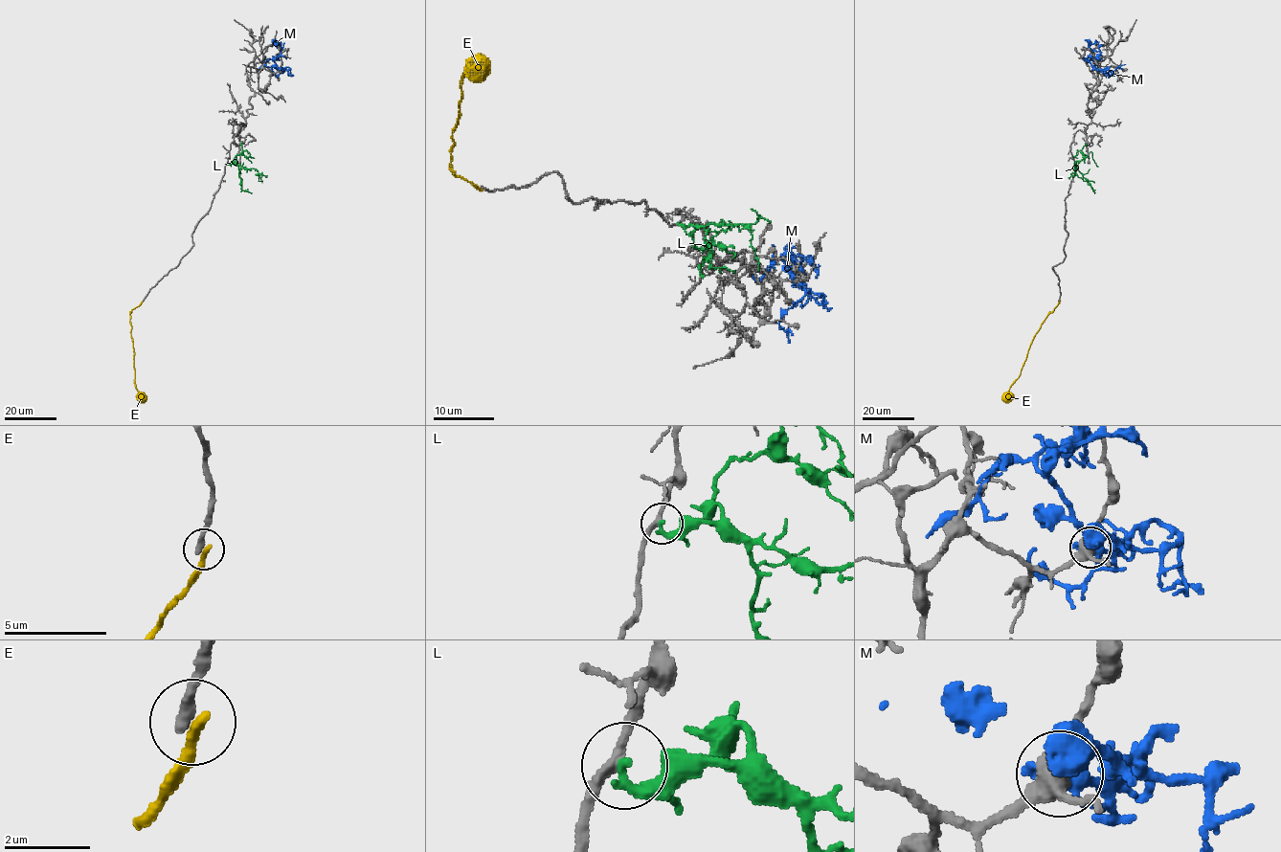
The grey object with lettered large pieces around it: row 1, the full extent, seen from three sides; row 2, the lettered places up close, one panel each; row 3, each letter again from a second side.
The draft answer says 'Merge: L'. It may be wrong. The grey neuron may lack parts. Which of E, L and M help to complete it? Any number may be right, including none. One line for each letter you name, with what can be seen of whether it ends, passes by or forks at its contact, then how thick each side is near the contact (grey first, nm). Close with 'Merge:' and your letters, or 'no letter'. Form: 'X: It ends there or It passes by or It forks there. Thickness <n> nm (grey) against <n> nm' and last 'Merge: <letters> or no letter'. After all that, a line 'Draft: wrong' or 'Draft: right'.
Merge: no letter
Draft: wrong

